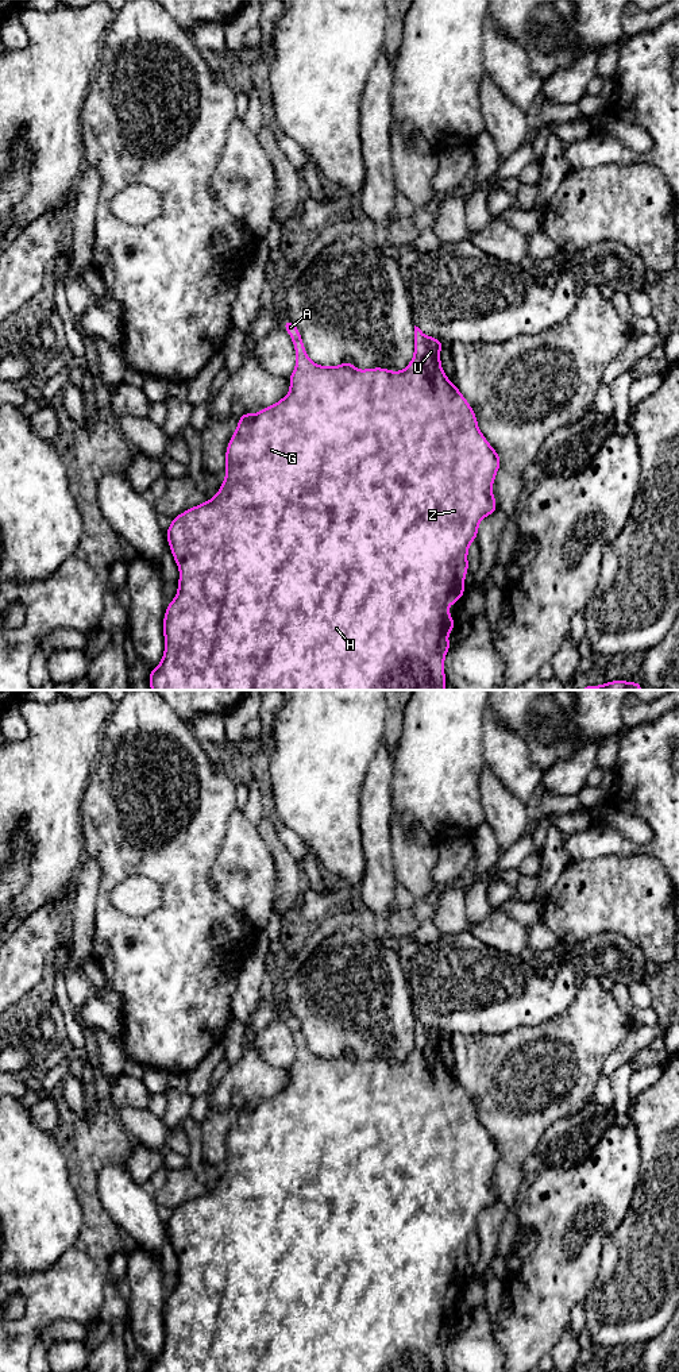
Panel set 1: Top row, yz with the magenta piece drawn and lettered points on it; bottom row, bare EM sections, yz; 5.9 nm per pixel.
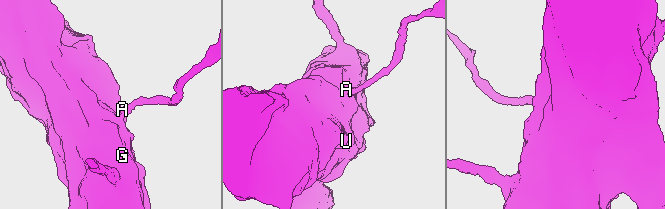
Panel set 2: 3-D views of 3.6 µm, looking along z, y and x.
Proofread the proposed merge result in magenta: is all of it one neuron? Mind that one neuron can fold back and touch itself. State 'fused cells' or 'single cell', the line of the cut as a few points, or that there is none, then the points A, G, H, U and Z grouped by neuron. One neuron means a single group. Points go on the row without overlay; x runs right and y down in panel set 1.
single cell; cut none; groups A G H U Z

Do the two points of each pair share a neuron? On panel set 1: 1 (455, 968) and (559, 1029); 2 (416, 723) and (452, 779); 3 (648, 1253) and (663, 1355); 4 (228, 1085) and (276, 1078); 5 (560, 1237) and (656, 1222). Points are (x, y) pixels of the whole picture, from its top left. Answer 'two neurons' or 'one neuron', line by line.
1: two neurons
2: one neuron
3: two neurons
4: one neuron
5: two neurons

